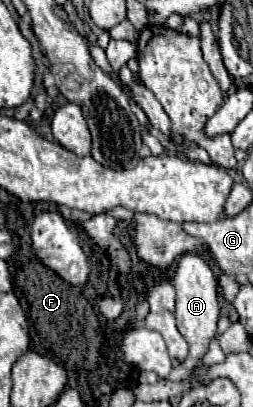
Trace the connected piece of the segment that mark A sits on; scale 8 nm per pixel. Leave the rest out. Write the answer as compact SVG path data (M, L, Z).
M184 254L174 270L172 284L176 288L176 320L178 320L178 330L190 344L190 352L184 362L180 362L172 372L170 378L172 382L182 382L194 378L194 370L200 366L204 354L208 352L210 342L218 336L218 318L220 318L220 306L218 306L218 296L216 296L216 278L208 266L208 262L198 256L198 254Z

